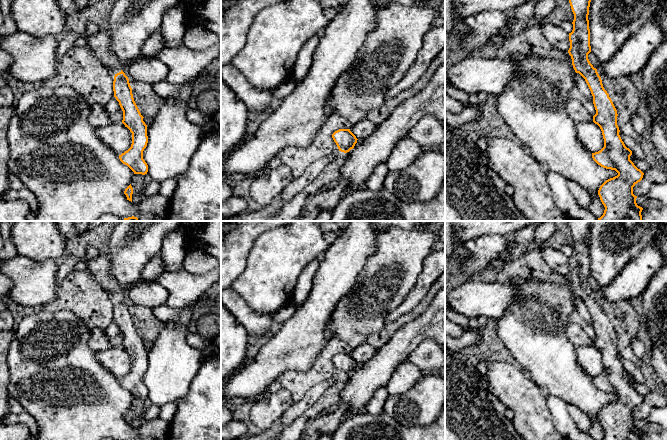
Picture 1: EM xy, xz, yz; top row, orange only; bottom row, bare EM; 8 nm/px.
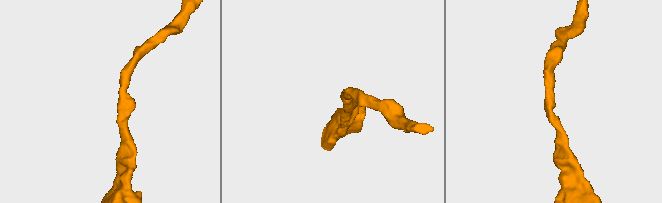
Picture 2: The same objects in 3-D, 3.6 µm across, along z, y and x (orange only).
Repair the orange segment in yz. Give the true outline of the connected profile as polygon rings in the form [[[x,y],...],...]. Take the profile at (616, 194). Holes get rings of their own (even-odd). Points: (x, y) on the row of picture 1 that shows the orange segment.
[[[569,0],[574,20],[572,22],[573,30],[569,33],[570,48],[568,53],[571,56],[575,72],[585,79],[591,91],[596,110],[593,122],[600,127],[604,139],[604,147],[600,151],[592,153],[592,158],[601,167],[615,170],[618,173],[617,176],[606,180],[598,190],[600,200],[605,207],[604,213],[598,218],[598,221],[642,221],[641,212],[643,208],[636,203],[637,196],[633,194],[633,187],[642,180],[644,173],[630,160],[632,151],[625,146],[619,135],[617,110],[603,87],[597,69],[593,67],[588,59],[588,54],[591,52],[588,20],[590,2],[591,0]]]

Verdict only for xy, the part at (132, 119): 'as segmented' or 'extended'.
as segmented

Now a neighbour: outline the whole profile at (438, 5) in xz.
[[[427,0],[421,3],[422,6],[434,9],[439,17],[445,19],[445,1],[442,0]]]

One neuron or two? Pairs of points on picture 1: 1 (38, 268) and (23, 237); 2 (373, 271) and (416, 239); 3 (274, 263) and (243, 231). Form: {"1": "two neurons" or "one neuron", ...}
{"1": "two neurons", "2": "one neuron", "3": "two neurons"}

